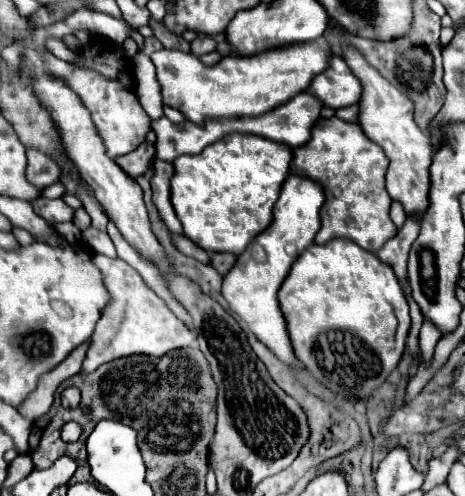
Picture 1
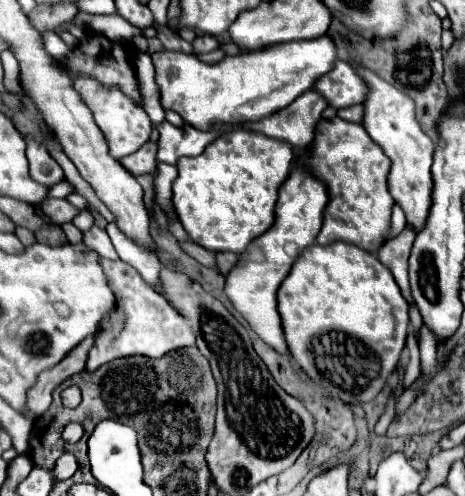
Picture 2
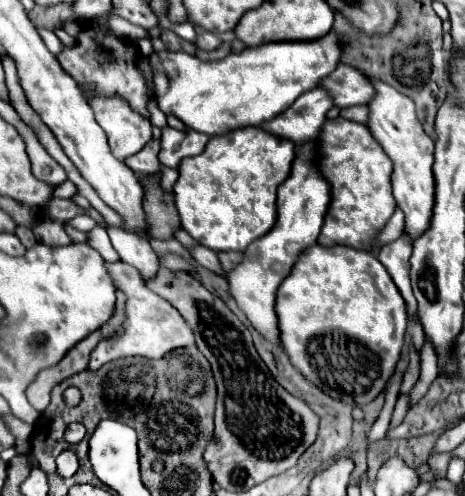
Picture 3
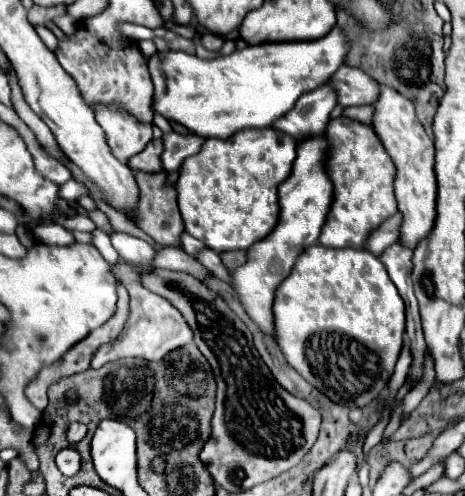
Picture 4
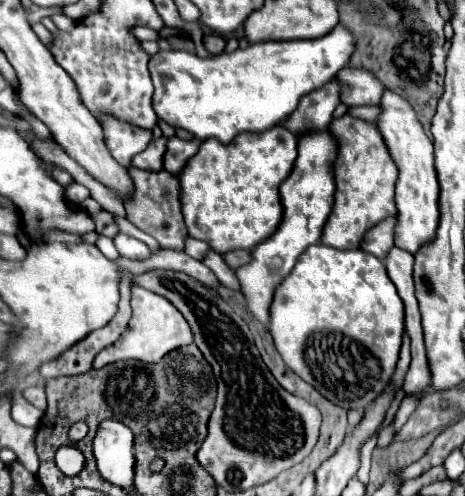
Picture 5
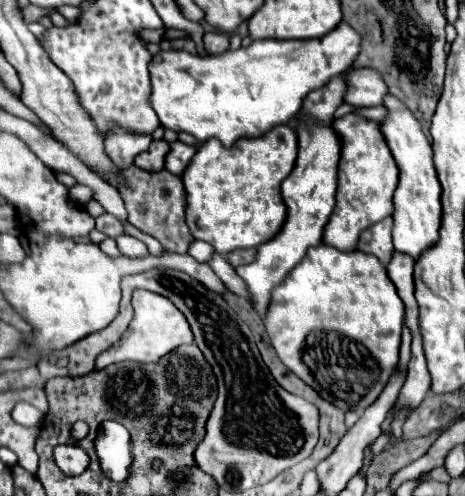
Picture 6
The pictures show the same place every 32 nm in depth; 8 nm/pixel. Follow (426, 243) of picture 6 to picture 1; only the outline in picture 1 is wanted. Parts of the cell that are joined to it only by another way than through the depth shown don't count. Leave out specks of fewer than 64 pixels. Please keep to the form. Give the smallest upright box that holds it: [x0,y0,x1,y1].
[344,48,432,222]

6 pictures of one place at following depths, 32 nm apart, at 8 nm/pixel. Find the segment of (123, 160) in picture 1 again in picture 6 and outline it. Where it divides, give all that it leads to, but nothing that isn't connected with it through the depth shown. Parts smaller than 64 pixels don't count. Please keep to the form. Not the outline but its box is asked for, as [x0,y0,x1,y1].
[134,140,170,170]

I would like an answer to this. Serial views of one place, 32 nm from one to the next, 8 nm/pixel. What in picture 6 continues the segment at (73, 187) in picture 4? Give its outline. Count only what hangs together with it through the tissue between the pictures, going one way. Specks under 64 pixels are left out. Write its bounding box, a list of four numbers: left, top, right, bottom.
[70,184,94,204]

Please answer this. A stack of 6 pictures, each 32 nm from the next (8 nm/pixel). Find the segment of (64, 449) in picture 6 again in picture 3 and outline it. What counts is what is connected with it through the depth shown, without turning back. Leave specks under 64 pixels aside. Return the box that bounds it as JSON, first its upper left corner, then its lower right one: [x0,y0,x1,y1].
[56,450,78,478]

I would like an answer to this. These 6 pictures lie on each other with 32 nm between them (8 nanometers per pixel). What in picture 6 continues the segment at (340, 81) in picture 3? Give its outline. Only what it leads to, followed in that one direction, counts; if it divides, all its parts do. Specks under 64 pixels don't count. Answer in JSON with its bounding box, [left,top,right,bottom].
[344,68,388,106]

